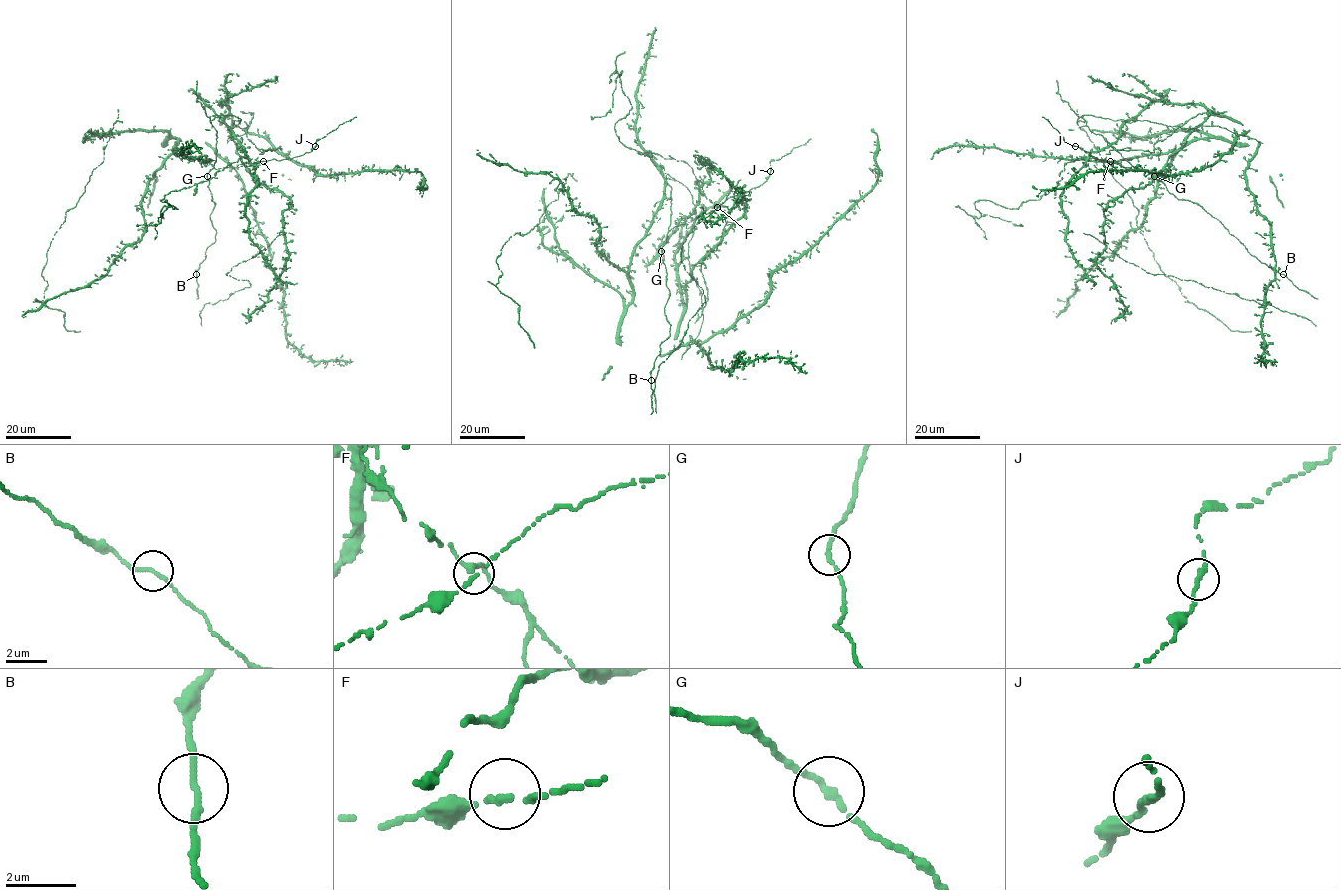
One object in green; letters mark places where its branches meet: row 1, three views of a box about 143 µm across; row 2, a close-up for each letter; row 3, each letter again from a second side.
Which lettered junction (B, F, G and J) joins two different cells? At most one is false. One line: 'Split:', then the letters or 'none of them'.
Split: none of them

